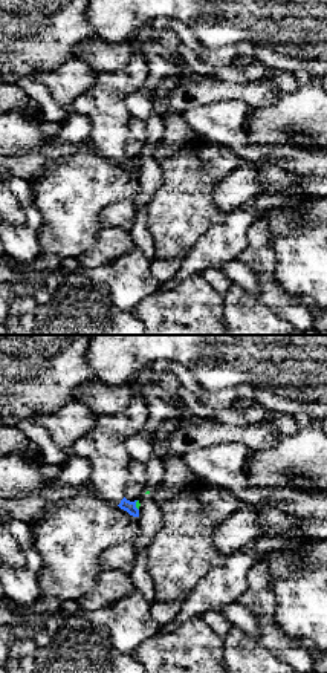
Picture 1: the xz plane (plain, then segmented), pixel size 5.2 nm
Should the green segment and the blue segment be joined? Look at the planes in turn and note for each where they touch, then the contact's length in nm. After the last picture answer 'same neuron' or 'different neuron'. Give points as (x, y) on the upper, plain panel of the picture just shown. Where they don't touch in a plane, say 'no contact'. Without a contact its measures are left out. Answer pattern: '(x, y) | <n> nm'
(136, 162) | 60 nm

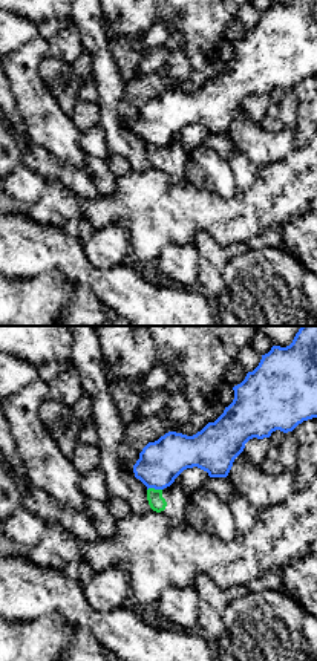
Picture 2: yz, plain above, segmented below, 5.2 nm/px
(153, 146) | 80 nm

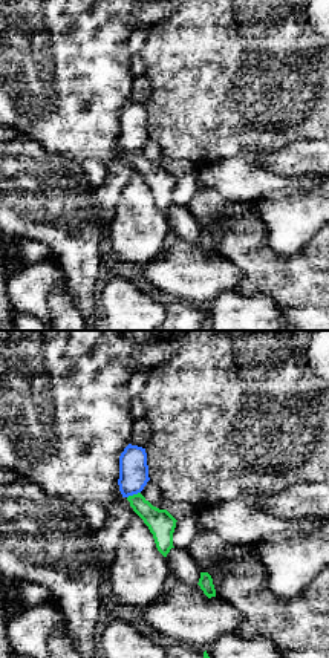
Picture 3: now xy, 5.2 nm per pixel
(133, 152) | 80 nm

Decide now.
different neuron

